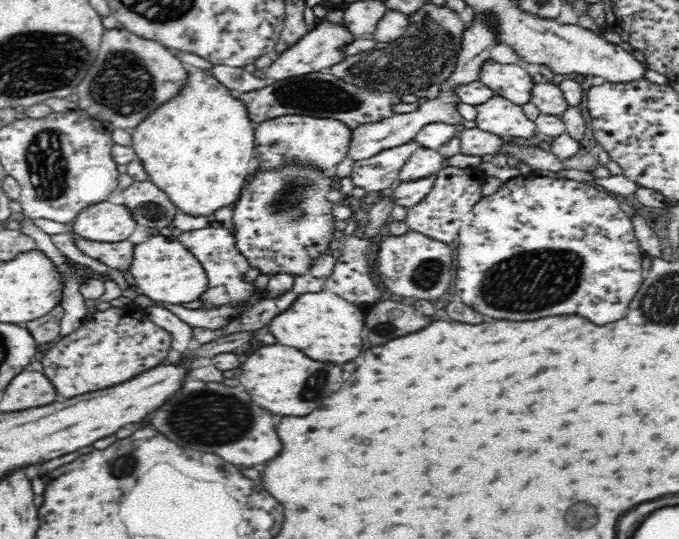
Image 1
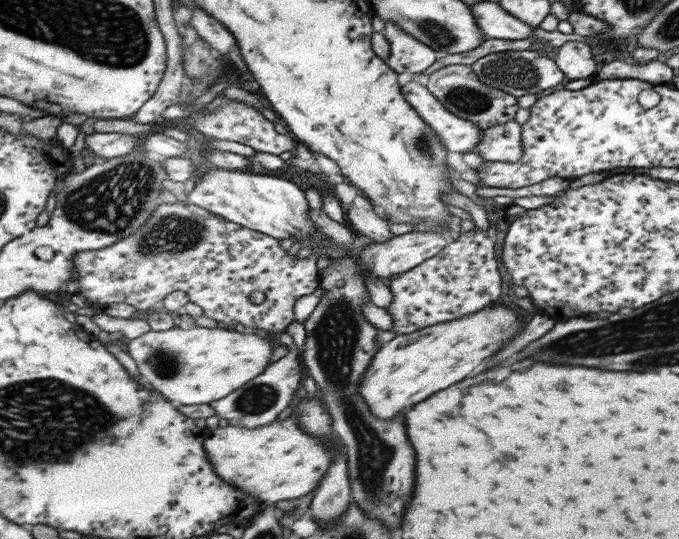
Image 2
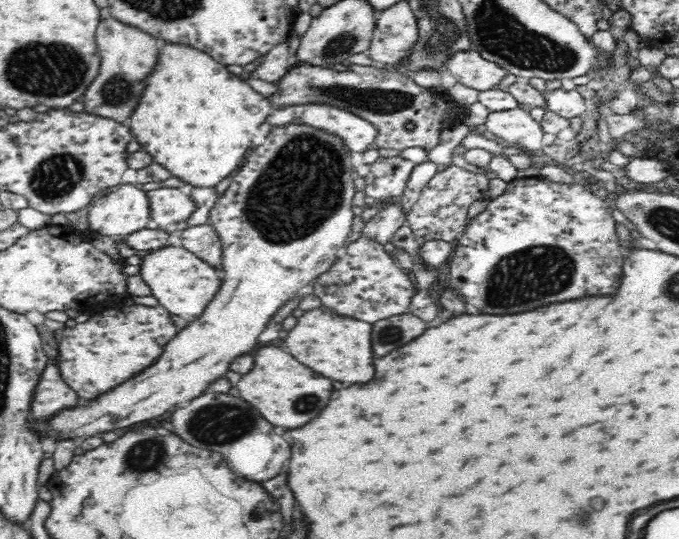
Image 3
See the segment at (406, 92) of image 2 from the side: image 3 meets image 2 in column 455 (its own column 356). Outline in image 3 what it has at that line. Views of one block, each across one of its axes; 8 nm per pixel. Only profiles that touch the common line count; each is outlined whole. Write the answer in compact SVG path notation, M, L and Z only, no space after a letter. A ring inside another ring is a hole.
M302 104L301 106L273 110L267 117L266 123L274 128L289 125L312 127L312 129L320 130L322 133L336 136L336 139L340 139L350 152L362 153L364 150L374 147L374 139L376 139L376 129L370 125L370 122L342 109L326 106L326 104Z

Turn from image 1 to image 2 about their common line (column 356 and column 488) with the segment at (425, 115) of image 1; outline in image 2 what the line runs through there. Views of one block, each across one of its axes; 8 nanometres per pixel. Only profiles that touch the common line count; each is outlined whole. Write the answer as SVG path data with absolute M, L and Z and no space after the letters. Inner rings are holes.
M509 120L483 129L474 153L489 162L517 162L520 157L520 125Z

